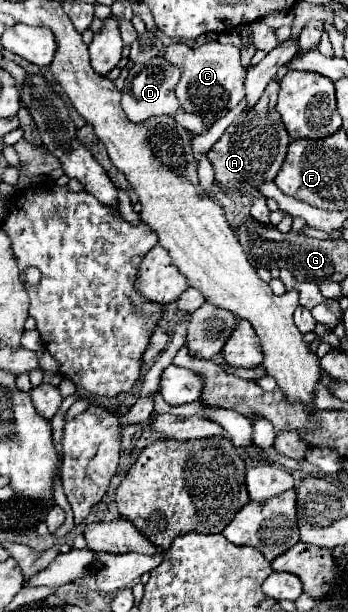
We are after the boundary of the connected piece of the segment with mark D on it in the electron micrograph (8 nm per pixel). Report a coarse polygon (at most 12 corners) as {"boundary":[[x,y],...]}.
{"boundary":[[162,56],[134,64],[122,110],[132,122],[176,114],[178,70]]}

